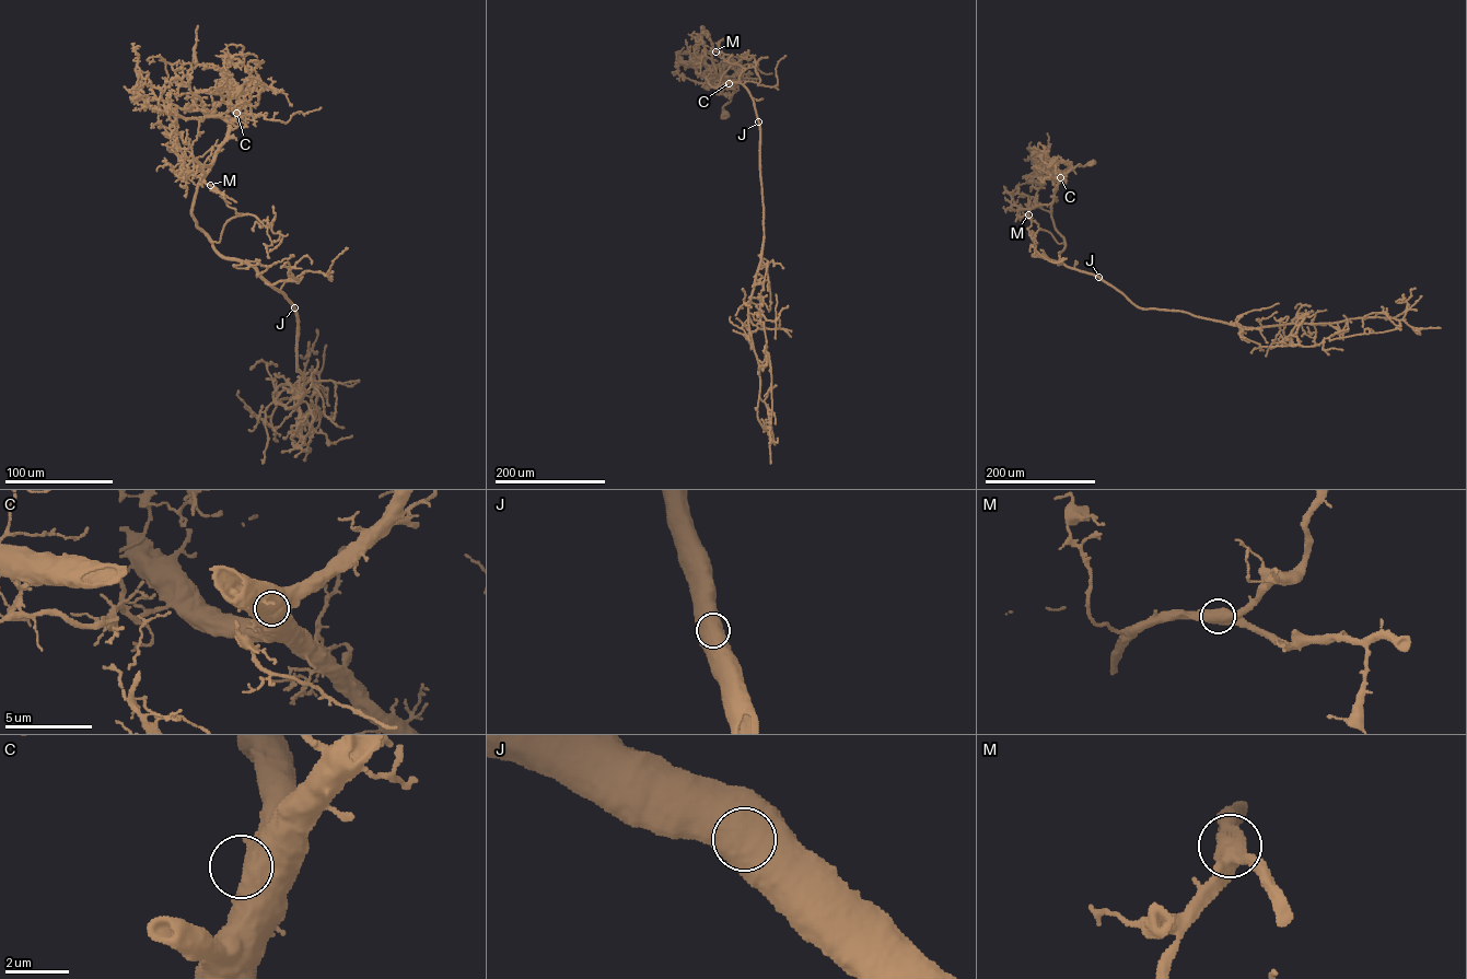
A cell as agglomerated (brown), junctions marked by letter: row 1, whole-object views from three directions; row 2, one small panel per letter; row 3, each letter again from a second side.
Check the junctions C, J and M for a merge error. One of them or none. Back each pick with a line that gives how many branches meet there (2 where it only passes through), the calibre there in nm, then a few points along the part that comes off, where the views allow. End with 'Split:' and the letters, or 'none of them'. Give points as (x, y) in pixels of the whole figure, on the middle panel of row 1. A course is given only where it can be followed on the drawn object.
Split: none of them

